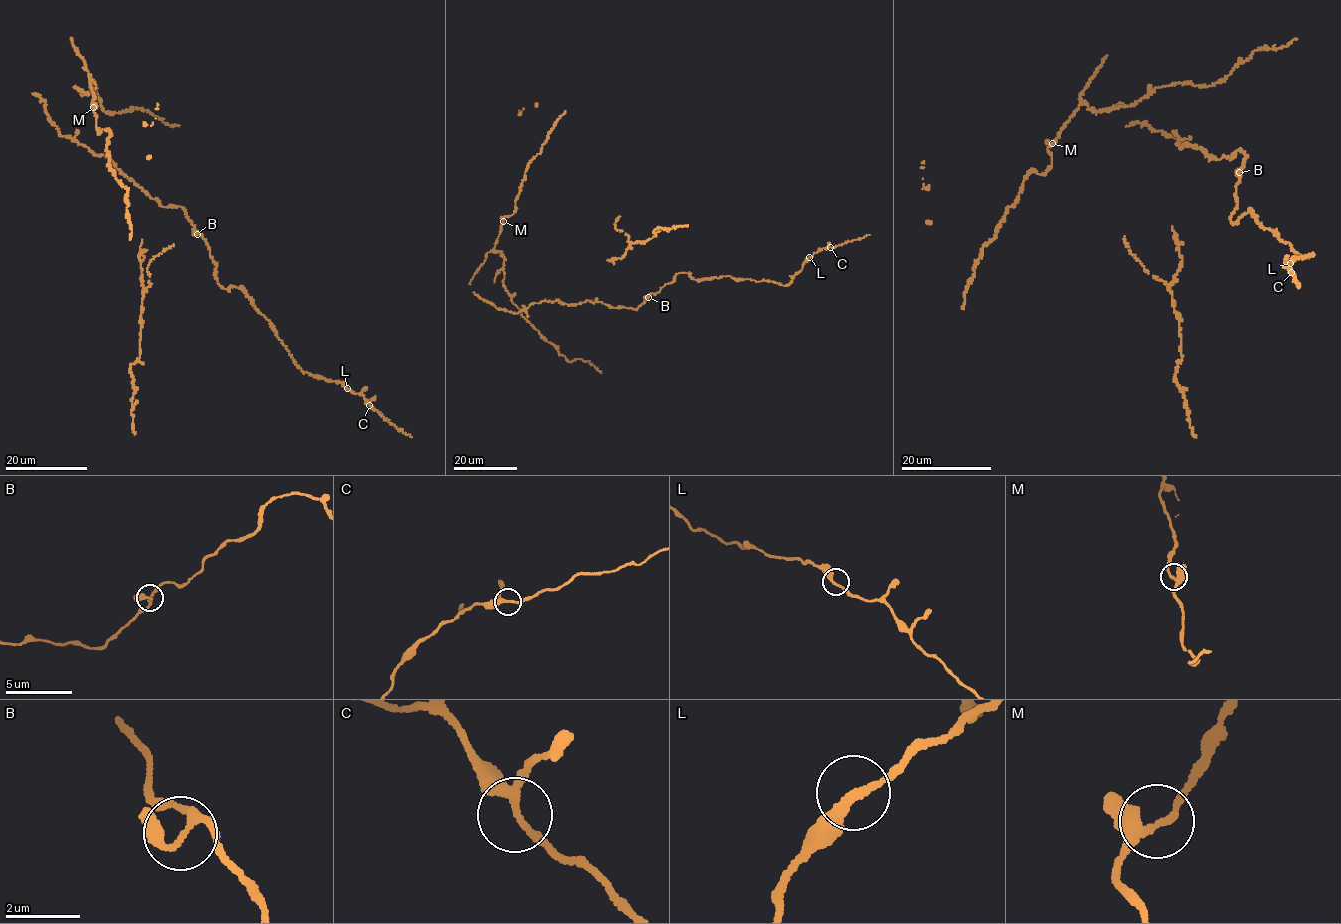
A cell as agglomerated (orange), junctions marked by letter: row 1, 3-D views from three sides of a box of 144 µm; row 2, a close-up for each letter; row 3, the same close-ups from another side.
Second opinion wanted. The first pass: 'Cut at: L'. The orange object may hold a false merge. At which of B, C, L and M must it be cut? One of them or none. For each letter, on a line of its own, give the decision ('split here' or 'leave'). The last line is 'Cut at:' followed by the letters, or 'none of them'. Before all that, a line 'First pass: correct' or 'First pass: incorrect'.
First pass: incorrect
B: leave
C: leave
L: leave
M: leave
Cut at: none of them

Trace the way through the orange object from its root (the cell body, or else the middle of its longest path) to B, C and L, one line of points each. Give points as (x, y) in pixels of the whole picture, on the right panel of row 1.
B: (1186, 143), (1200, 147), (1206, 155), (1218, 159), (1223, 156), (1232, 160), (1240, 149), (1246, 158), (1239, 172)
C: (1186, 143), (1218, 159), (1245, 154), (1230, 220), (1251, 211), (1299, 255), (1313, 254), (1295, 258), (1291, 272)
L: (1186, 143), (1218, 159), (1245, 154), (1230, 220), (1251, 211), (1299, 255), (1313, 254), (1290, 263)

